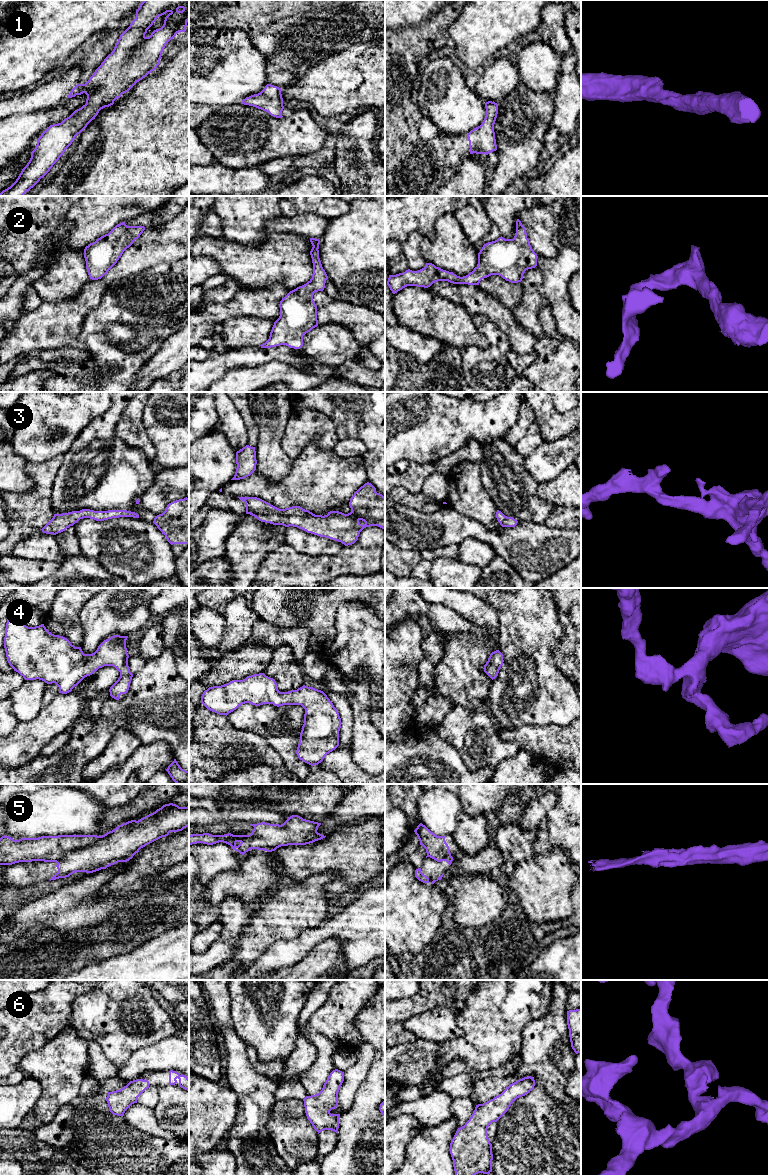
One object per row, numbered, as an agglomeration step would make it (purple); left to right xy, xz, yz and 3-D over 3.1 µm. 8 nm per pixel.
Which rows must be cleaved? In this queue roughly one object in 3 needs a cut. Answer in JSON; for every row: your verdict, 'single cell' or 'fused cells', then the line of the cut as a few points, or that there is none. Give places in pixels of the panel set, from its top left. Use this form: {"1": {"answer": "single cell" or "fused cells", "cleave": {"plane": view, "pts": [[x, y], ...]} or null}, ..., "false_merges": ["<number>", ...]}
{"1": {"answer": "single cell", "cleave": null}, "2": {"answer": "single cell", "cleave": null}, "3": {"answer": "single cell", "cleave": null}, "4": {"answer": "single cell", "cleave": null}, "5": {"answer": "fused cells", "cleave": {"plane": "xy", "pts": [[99, 836], [94, 842], [70, 849], [57, 859], [43, 860]]}}, "6": {"answer": "single cell", "cleave": null}, "false_merges": ["5"]}

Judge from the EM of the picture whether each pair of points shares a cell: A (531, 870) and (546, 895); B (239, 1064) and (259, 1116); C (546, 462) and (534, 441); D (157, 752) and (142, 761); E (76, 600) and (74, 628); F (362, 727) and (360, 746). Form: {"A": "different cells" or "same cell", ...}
{"A": "same cell", "B": "same cell", "C": "different cells", "D": "same cell", "E": "same cell", "F": "same cell"}

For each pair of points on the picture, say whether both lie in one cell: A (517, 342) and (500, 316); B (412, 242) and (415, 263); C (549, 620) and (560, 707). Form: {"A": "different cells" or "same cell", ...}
{"A": "same cell", "B": "same cell", "C": "same cell"}

